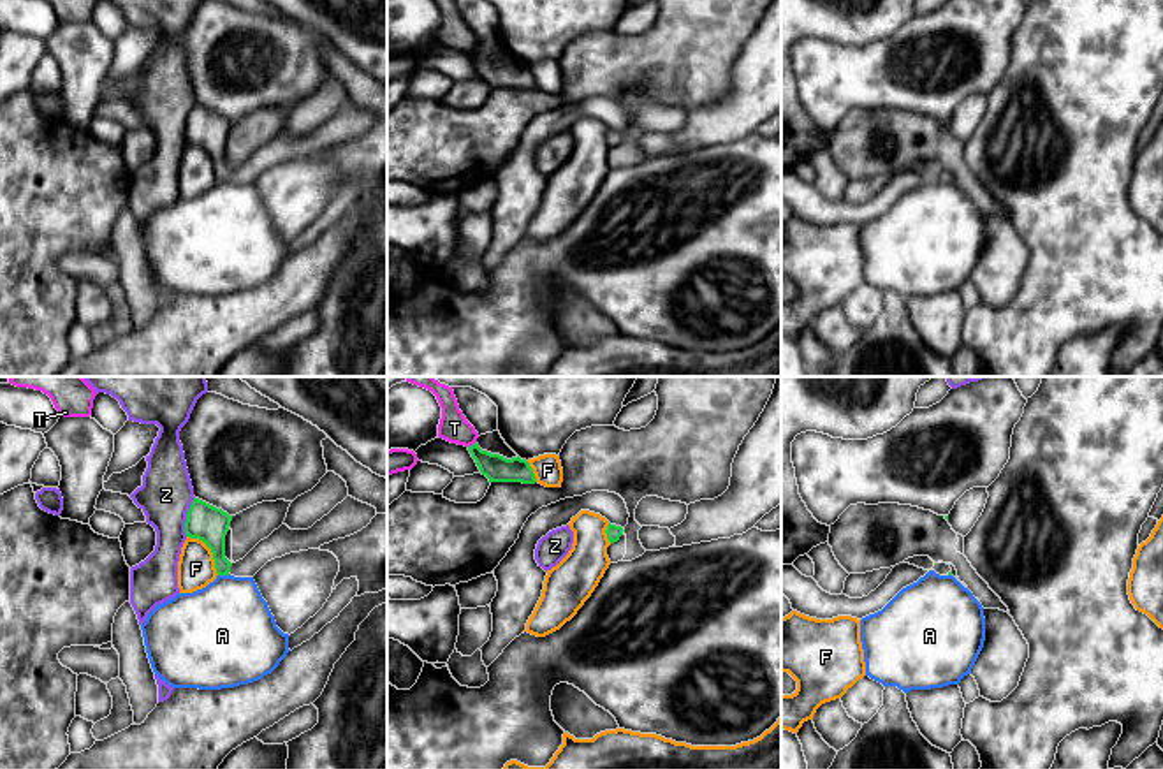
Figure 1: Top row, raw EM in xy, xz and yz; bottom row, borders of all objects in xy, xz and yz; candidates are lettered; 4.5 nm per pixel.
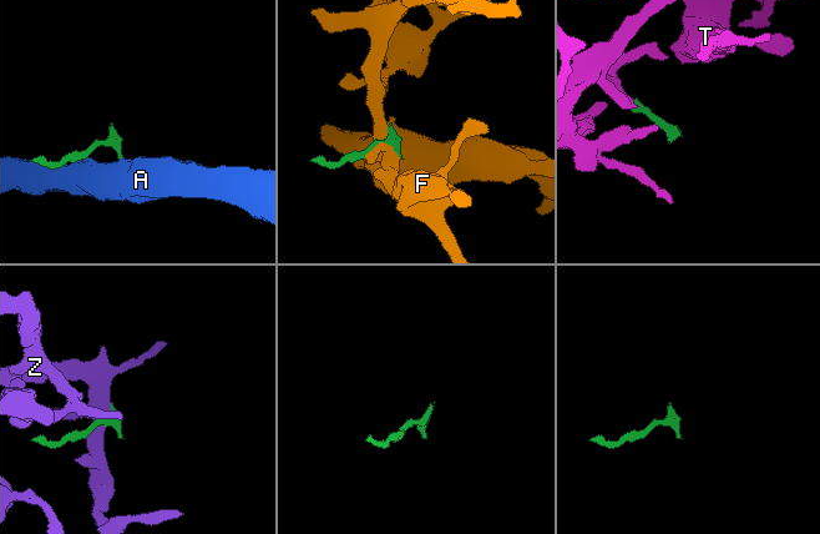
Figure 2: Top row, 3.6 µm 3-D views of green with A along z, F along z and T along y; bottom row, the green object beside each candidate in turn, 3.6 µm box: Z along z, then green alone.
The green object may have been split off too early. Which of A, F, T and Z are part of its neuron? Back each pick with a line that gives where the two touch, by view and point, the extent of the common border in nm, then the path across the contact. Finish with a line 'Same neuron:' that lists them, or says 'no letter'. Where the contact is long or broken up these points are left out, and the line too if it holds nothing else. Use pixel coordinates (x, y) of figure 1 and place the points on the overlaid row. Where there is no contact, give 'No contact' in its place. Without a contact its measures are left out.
Same neuron: no letter

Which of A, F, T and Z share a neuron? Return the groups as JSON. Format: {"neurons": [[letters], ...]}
{"neurons": [["A"], ["F"], ["T"], ["Z"]]}

